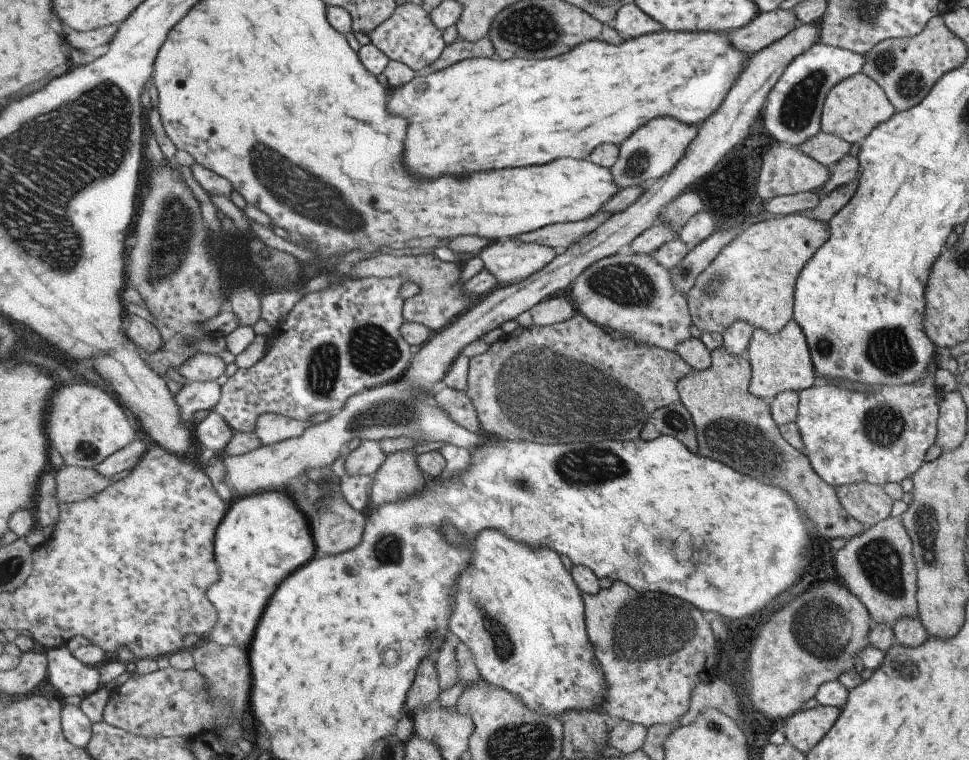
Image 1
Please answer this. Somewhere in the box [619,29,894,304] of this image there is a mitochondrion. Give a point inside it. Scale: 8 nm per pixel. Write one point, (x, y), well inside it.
(797, 108)

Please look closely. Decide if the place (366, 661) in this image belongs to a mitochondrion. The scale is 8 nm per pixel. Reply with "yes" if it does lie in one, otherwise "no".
no

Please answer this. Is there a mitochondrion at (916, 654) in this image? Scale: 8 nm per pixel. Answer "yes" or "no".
no

